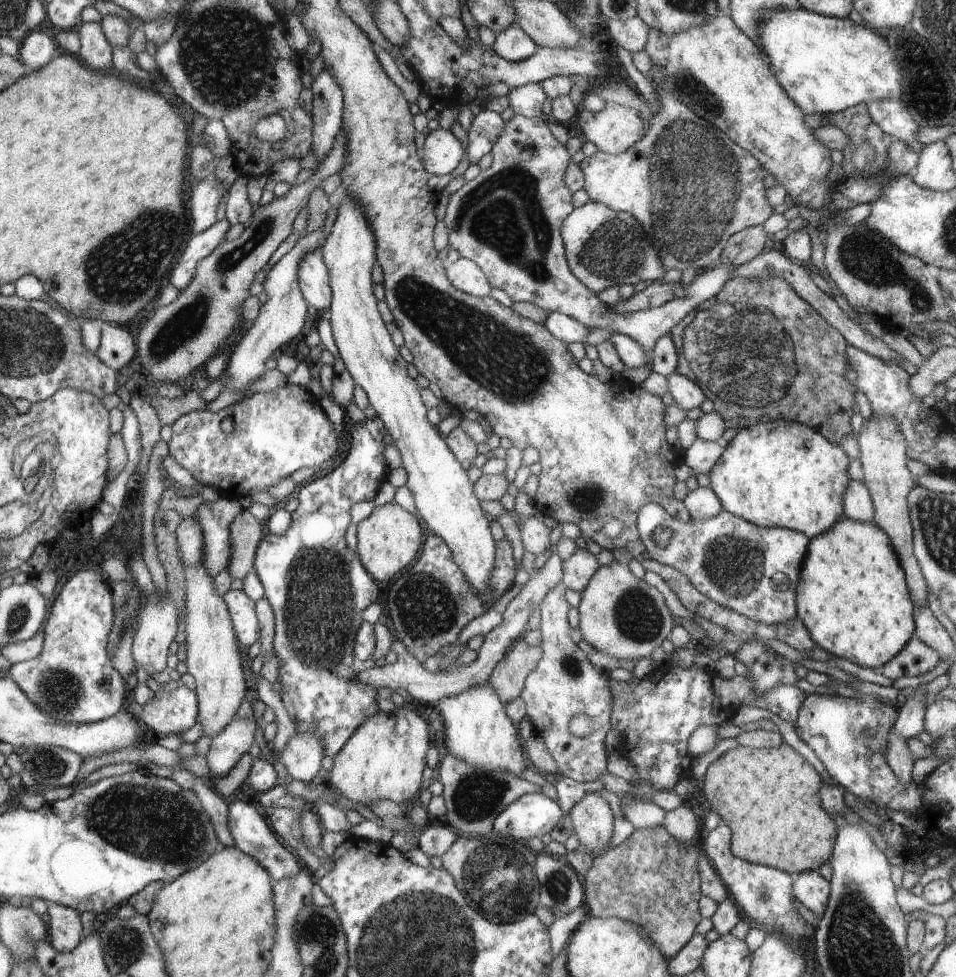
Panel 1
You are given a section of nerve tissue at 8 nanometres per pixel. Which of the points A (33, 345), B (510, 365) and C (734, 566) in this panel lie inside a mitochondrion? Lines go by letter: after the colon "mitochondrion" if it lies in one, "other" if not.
A: mitochondrion
B: mitochondrion
C: mitochondrion

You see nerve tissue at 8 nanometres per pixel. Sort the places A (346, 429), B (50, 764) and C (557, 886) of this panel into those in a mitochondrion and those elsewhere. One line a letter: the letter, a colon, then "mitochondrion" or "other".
A: other
B: mitochondrion
C: mitochondrion

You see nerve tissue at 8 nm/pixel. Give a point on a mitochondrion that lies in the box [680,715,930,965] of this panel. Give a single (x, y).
(763, 896)

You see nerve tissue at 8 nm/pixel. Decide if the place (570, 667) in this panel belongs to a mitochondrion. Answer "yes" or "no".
yes

